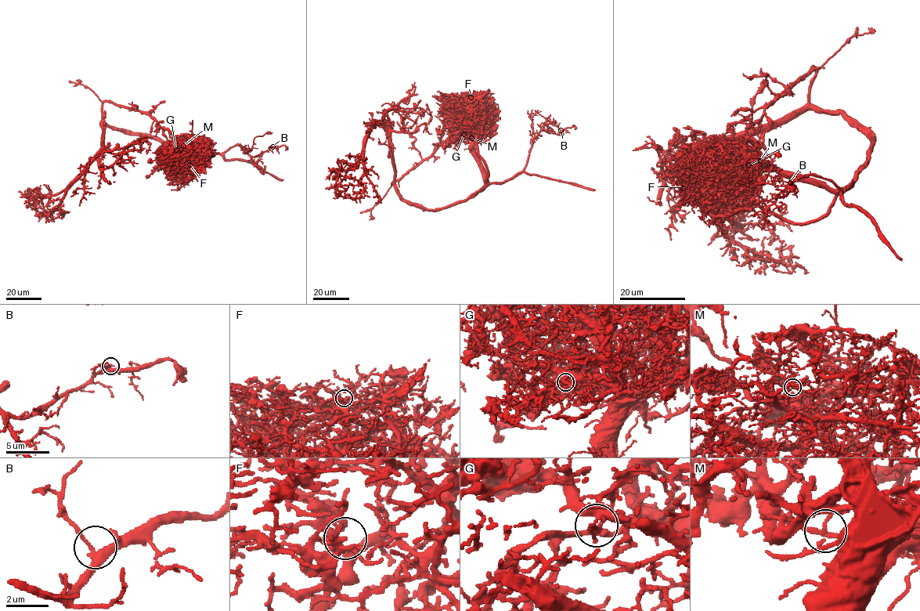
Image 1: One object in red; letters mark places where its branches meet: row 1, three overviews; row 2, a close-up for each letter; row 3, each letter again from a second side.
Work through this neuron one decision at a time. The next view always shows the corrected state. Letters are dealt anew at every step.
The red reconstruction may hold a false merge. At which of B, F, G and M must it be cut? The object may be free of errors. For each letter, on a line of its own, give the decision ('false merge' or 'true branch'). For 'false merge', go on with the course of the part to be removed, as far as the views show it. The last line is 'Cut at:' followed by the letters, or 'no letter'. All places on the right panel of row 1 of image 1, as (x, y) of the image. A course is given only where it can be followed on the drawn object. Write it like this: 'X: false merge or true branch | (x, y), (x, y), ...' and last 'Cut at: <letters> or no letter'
B: true branch
F: true branch
G: true branch
M: false merge | (759, 160), (765, 167), (770, 160), (752, 124), (736, 111)
Cut at: M

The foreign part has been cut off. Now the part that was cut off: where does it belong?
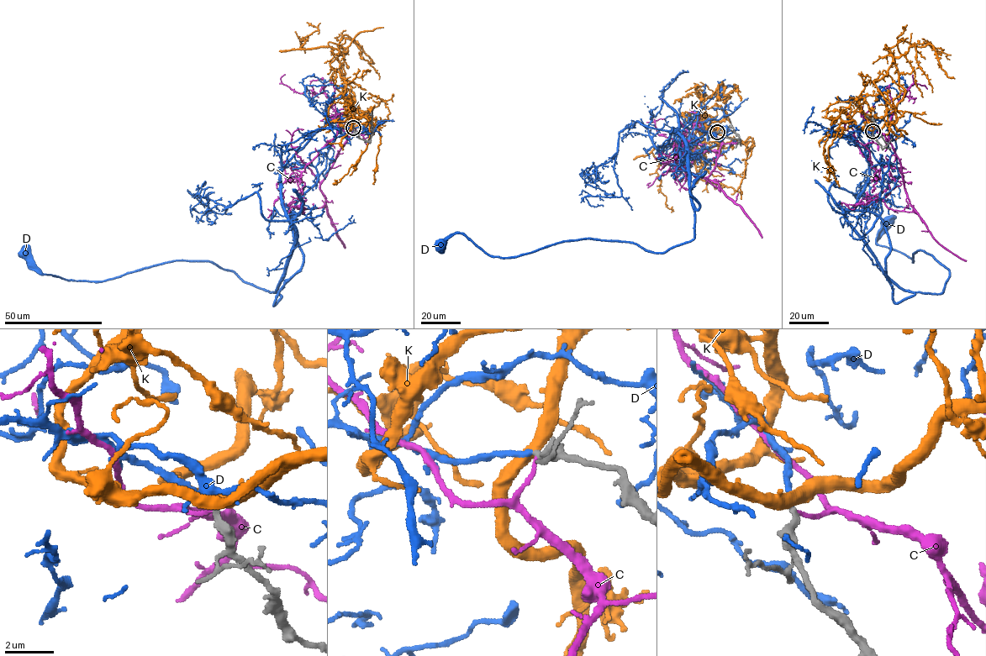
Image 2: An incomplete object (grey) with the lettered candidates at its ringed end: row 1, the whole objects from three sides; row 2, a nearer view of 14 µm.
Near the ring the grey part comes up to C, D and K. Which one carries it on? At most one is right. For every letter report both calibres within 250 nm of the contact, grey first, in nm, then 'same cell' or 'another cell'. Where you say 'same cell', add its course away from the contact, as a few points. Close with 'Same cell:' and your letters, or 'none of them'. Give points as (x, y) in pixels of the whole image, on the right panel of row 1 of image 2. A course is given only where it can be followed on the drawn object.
C: 320/150 nm | another cell
D: 280/240 nm | same cell | via (872, 131), (857, 128), (869, 182), (847, 222), (898, 286), (941, 293), (932, 256), (877, 243), (886, 220)
K: 280/460 nm | another cell
Same cell: D

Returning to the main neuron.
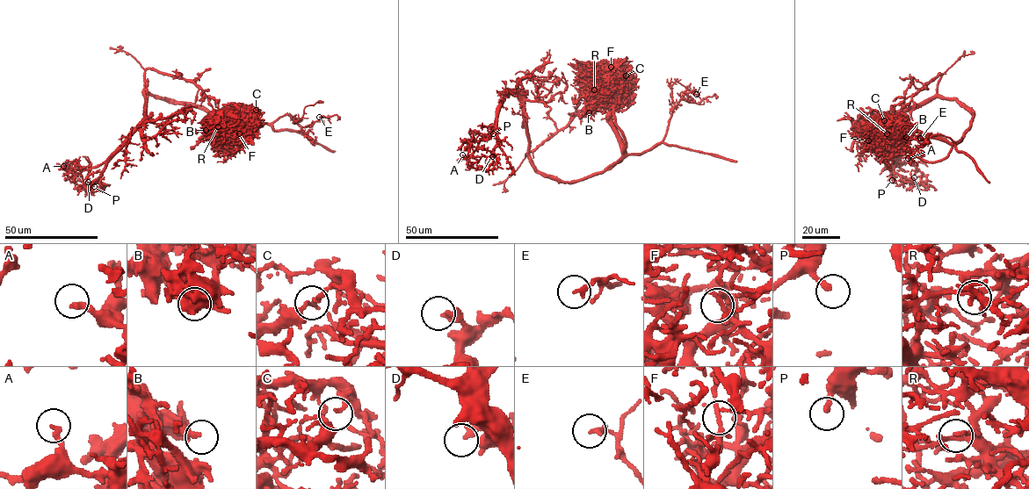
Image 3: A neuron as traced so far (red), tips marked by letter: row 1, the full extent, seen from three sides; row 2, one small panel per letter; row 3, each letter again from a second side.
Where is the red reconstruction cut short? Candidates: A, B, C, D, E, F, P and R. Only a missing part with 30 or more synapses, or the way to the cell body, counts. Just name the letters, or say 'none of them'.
none of them

